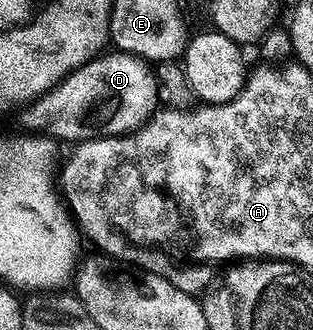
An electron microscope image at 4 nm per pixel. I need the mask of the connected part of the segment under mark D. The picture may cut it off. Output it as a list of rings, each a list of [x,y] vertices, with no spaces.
[[[101,53],[77,71],[71,71],[58,86],[21,110],[23,128],[75,145],[93,137],[128,135],[144,126],[161,102],[155,70],[137,55],[108,54]]]

